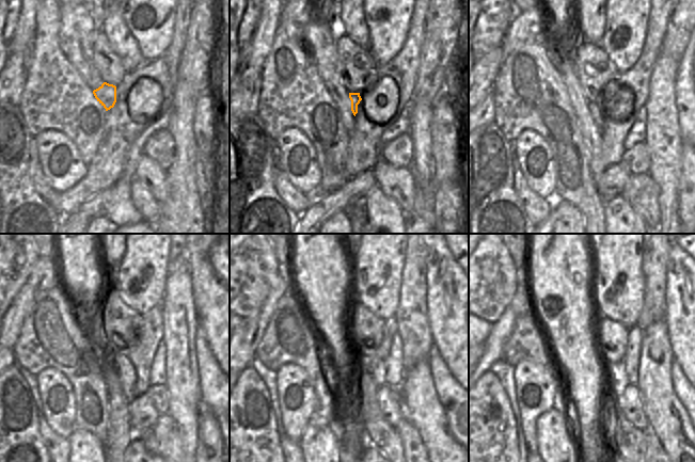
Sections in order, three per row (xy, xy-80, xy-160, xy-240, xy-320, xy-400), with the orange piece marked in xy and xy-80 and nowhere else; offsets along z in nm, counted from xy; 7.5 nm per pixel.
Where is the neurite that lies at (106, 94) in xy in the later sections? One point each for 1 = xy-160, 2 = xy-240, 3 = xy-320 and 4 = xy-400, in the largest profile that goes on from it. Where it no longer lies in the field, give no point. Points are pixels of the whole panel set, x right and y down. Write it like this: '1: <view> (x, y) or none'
1: xy-160 (595, 110)
2: xy-240 (125, 370)
3: xy-320 (377, 432)
4: xy-400 (631, 443)

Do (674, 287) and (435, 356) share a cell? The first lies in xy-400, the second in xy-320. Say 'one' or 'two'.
two

